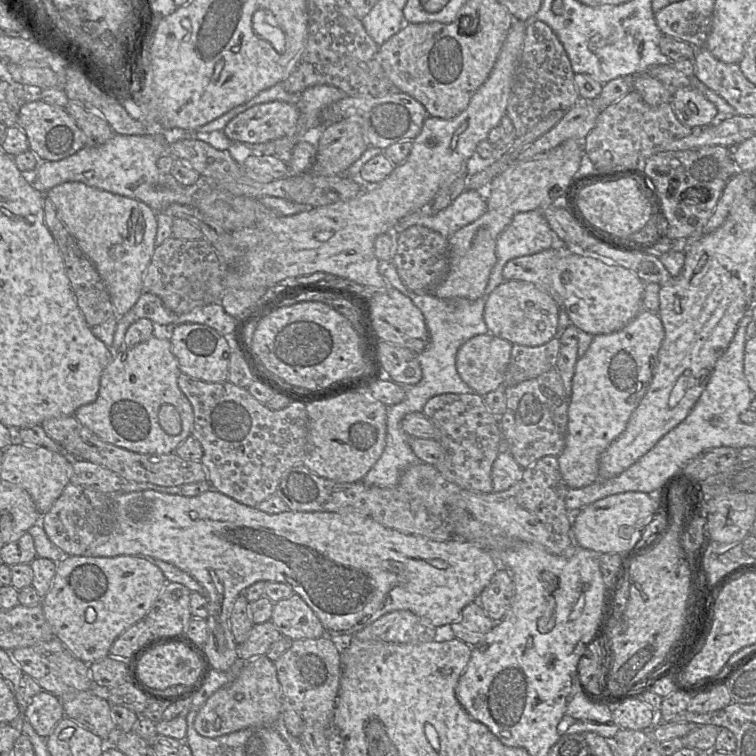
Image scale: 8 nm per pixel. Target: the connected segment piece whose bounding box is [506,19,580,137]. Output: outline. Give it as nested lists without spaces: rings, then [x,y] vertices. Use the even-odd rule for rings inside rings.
[[[532,19],[526,23],[525,39],[516,70],[512,91],[506,108],[506,115],[512,121],[516,137],[521,137],[533,129],[541,120],[555,110],[568,111],[580,99],[566,51],[554,31],[544,22]]]

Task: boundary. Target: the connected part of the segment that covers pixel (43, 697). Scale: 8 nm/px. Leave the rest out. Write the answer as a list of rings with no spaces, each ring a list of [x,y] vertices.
[[[41,690],[26,705],[25,718],[37,734],[45,738],[64,717],[61,699],[45,690]]]

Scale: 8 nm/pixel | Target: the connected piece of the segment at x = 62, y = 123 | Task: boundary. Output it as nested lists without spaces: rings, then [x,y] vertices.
[[[33,100],[22,104],[17,116],[17,126],[25,133],[29,142],[29,150],[42,161],[58,161],[73,155],[86,145],[86,137],[75,121],[59,107]]]

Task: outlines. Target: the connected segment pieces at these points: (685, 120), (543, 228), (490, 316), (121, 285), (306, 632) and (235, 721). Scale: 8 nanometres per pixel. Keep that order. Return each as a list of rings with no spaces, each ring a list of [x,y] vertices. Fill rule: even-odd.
[[[695,87],[672,89],[672,106],[676,118],[689,128],[705,127],[716,121],[716,106]]]
[[[542,210],[519,212],[501,238],[501,263],[543,250],[564,247],[565,243],[549,226]]]
[[[504,281],[489,295],[484,308],[484,321],[489,333],[512,345],[540,346],[555,337],[559,306],[535,284],[527,281]]]
[[[82,182],[59,184],[46,194],[59,218],[90,259],[110,294],[116,315],[127,314],[143,293],[143,277],[155,250],[156,212],[145,203]]]
[[[298,595],[274,603],[271,621],[291,640],[317,639],[325,635],[325,628],[314,611]]]
[[[266,655],[252,656],[238,676],[214,692],[201,706],[194,728],[203,737],[215,738],[248,727],[267,727],[281,717],[281,685],[276,668]]]

